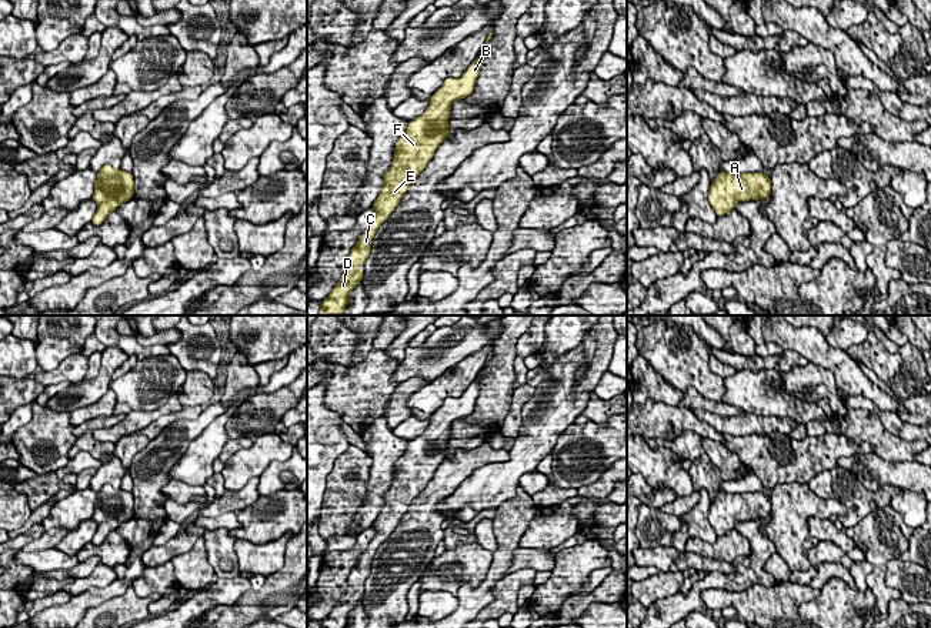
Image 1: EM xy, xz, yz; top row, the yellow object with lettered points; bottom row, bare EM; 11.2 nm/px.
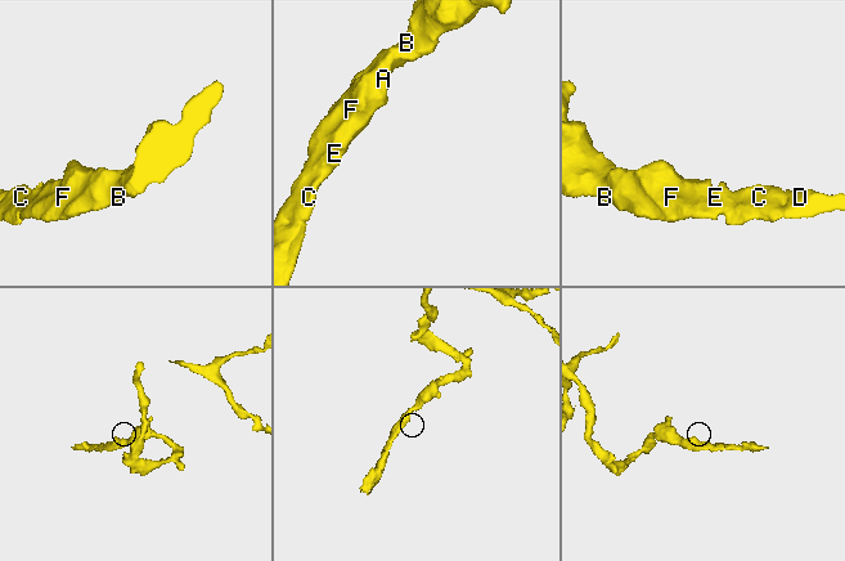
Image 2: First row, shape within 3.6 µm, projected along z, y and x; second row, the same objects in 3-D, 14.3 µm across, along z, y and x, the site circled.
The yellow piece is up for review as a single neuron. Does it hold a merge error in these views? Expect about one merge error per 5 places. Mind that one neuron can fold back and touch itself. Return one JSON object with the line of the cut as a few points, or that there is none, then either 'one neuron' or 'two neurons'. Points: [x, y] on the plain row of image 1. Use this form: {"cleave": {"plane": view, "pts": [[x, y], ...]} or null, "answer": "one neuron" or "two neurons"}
{"cleave": null, "answer": "one neuron"}

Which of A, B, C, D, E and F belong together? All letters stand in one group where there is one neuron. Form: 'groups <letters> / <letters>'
groups A B C D E F

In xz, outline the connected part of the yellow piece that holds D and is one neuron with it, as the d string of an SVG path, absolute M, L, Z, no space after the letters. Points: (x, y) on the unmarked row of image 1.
M477 377L461 397L446 398L443 405L430 417L426 431L408 441L407 450L396 462L391 487L383 494L384 507L371 525L376 535L348 574L347 581L351 589L340 597L338 604L323 621L321 628L347 627L348 612L356 608L364 594L363 588L357 589L356 587L364 585L377 548L400 524L411 501L426 488L437 467L447 458L451 424L473 412L478 394Z

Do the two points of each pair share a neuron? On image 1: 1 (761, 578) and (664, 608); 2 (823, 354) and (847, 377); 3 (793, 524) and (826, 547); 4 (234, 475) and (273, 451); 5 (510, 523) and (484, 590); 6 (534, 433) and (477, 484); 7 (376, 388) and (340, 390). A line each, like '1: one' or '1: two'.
1: one
2: one
3: two
4: one
5: one
6: one
7: one

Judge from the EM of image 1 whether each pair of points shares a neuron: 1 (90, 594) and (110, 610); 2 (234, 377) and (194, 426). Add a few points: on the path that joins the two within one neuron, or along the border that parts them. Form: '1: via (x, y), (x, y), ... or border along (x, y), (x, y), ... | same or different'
1: border along (104, 601), (84, 613) | different
2: border along (229, 403), (203, 430) | different

